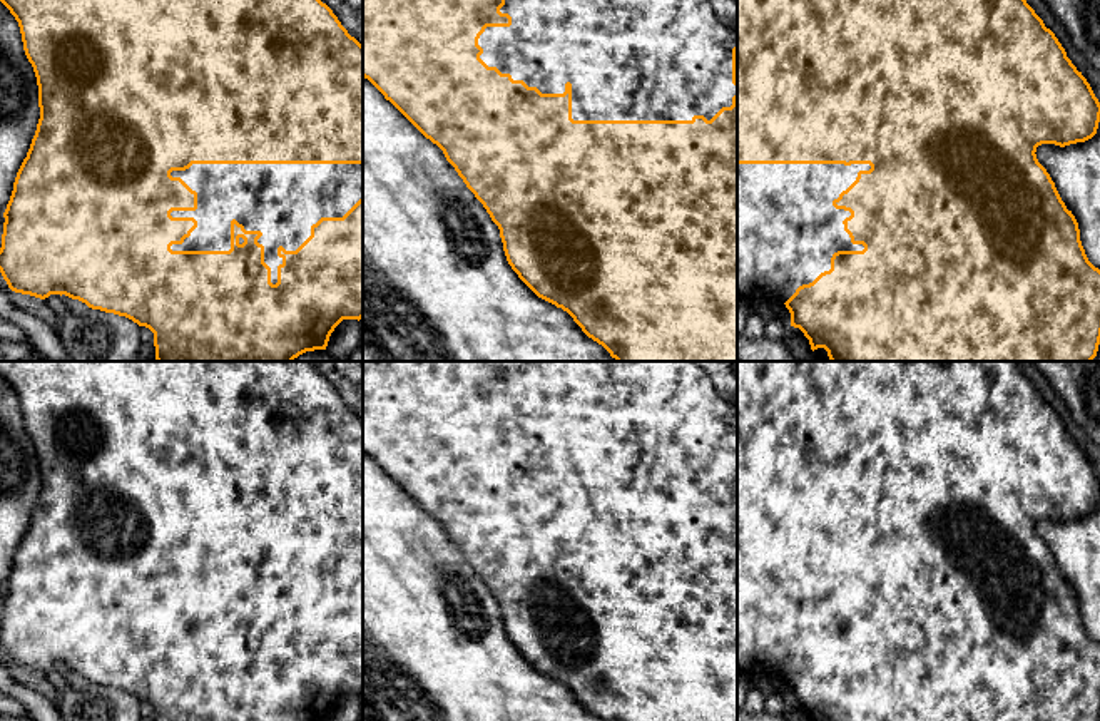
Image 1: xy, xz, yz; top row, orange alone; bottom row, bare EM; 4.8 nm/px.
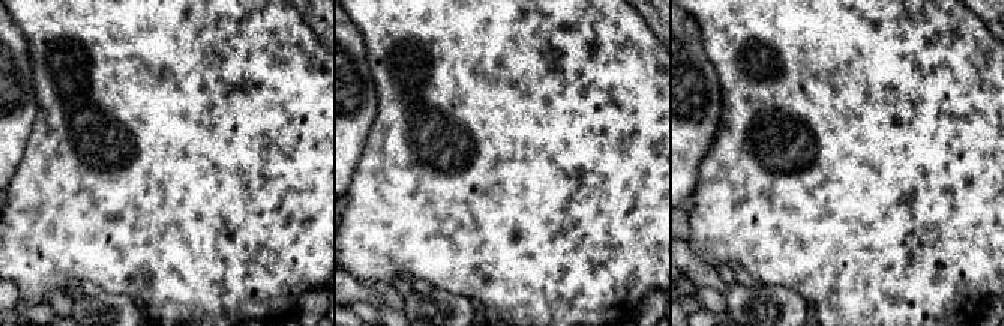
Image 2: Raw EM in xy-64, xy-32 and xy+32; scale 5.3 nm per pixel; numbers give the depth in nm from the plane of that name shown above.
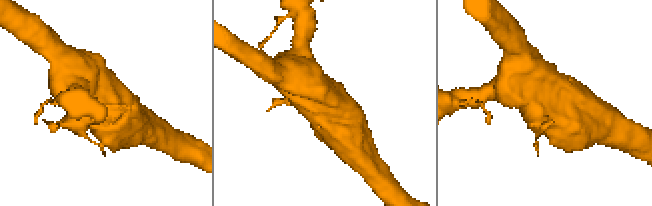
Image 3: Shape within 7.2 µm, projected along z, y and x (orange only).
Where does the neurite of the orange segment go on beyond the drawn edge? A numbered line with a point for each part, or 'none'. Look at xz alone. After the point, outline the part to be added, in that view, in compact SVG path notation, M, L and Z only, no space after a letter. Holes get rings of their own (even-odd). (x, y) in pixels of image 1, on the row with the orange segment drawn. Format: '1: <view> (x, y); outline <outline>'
1: xz (626, 59); outline M505 0L500 12L512 17L512 25L485 28L478 38L483 49L480 59L542 94L563 94L570 82L573 120L692 120L694 115L710 120L722 107L731 107L737 94L732 84L732 49L737 47L737 35L717 18L707 0Z

